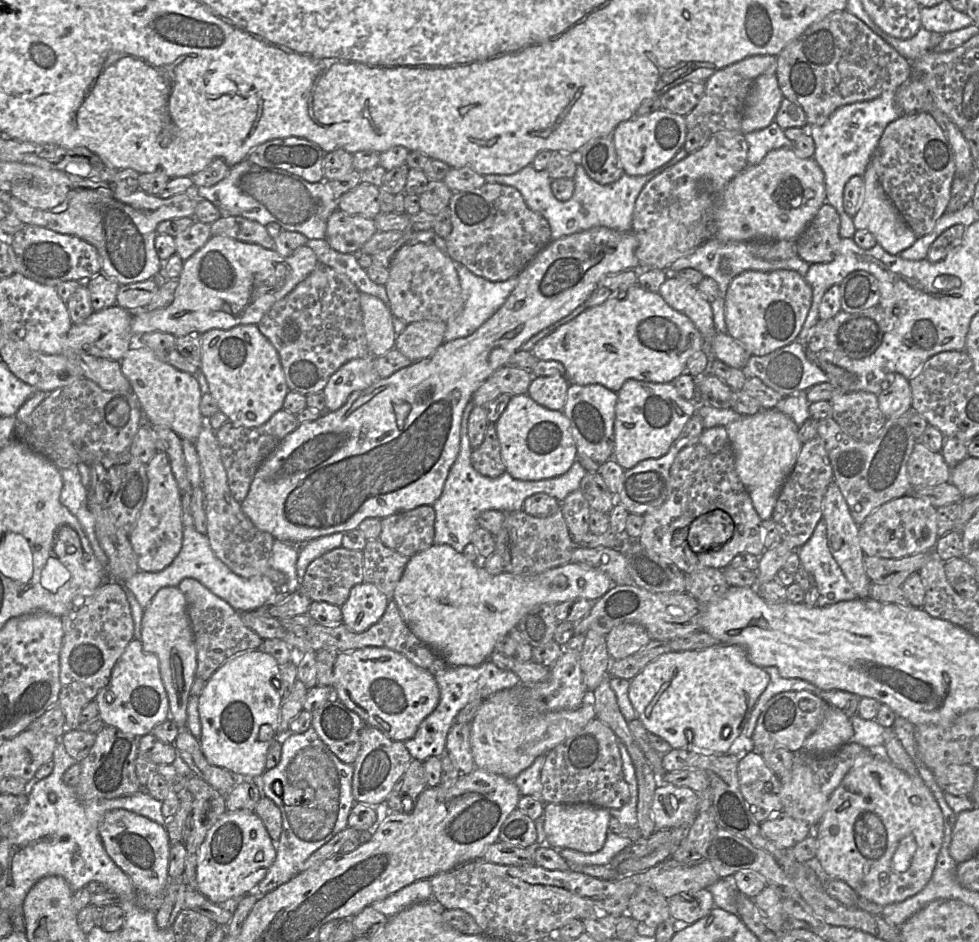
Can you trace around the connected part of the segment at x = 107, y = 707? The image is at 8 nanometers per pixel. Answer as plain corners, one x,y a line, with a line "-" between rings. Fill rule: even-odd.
132,639
116,662
108,683
97,693
99,717
108,726
126,734
144,736
170,717
169,699
159,668
159,660
144,650
142,641

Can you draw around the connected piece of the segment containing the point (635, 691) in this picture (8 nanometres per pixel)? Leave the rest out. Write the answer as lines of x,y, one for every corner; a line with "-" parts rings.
714,645
702,650
669,652
647,664
631,681
629,699
647,731
666,740
673,749
695,749
705,753
734,752
749,721
757,700
767,687
770,677
748,659
739,645

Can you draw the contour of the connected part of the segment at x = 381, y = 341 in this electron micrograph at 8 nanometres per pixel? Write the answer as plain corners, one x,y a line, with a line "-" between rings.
360,292
363,326
370,355
381,357
395,348
394,316
380,299

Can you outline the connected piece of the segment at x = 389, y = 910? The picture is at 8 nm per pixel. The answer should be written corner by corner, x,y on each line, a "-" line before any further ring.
422,879
405,886
383,900
374,902
371,907
390,918
413,904
432,899
430,879

